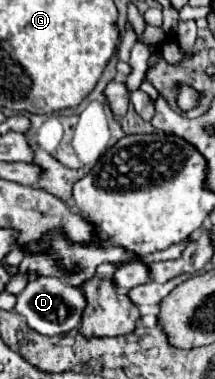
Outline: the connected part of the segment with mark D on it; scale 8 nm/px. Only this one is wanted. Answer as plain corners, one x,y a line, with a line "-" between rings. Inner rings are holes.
38,277
36,281
30,281
26,289
18,295
16,313
24,315
28,325
34,331
42,335
60,335
60,333
68,333
70,329
80,327
84,307
86,307
86,299
80,287
72,287
56,277

